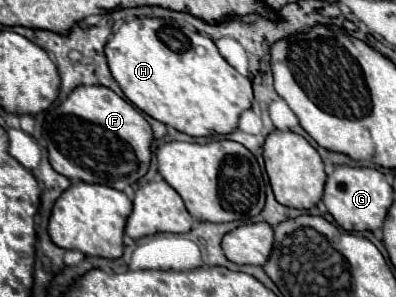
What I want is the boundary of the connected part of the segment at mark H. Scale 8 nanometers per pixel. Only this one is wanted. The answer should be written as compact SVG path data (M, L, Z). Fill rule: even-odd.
M133 19L131 23L123 23L115 35L105 45L105 55L109 69L119 83L125 97L143 113L151 115L153 119L187 133L189 137L213 137L213 135L229 135L237 129L237 121L243 111L251 109L253 103L253 89L251 81L243 75L237 75L229 63L219 55L215 43L187 27L177 25L175 21L161 21L161 19ZM203 45L205 55L197 55L195 47Z

